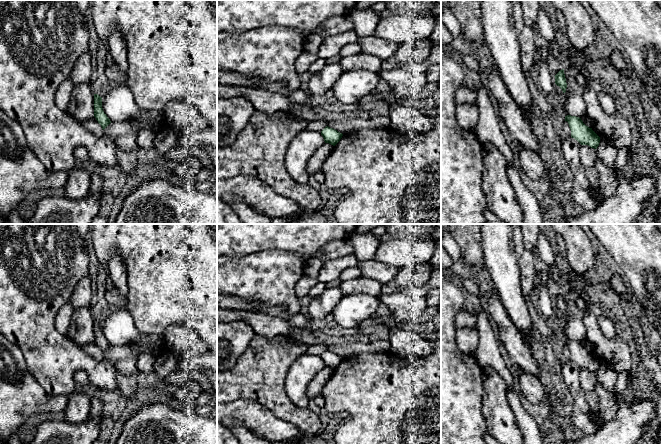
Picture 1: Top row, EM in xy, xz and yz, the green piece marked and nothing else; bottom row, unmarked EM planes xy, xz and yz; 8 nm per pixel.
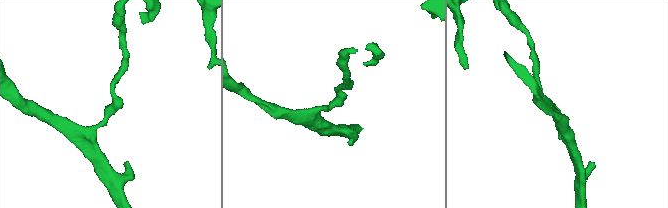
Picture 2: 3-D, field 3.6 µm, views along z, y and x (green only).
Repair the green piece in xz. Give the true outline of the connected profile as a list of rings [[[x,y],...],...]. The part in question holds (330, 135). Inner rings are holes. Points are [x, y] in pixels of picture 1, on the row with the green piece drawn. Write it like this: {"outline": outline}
{"outline": [[[326,126],[322,131],[321,135],[324,138],[325,143],[329,143],[335,146],[340,139],[342,138],[343,134],[338,132],[337,130]]]}

